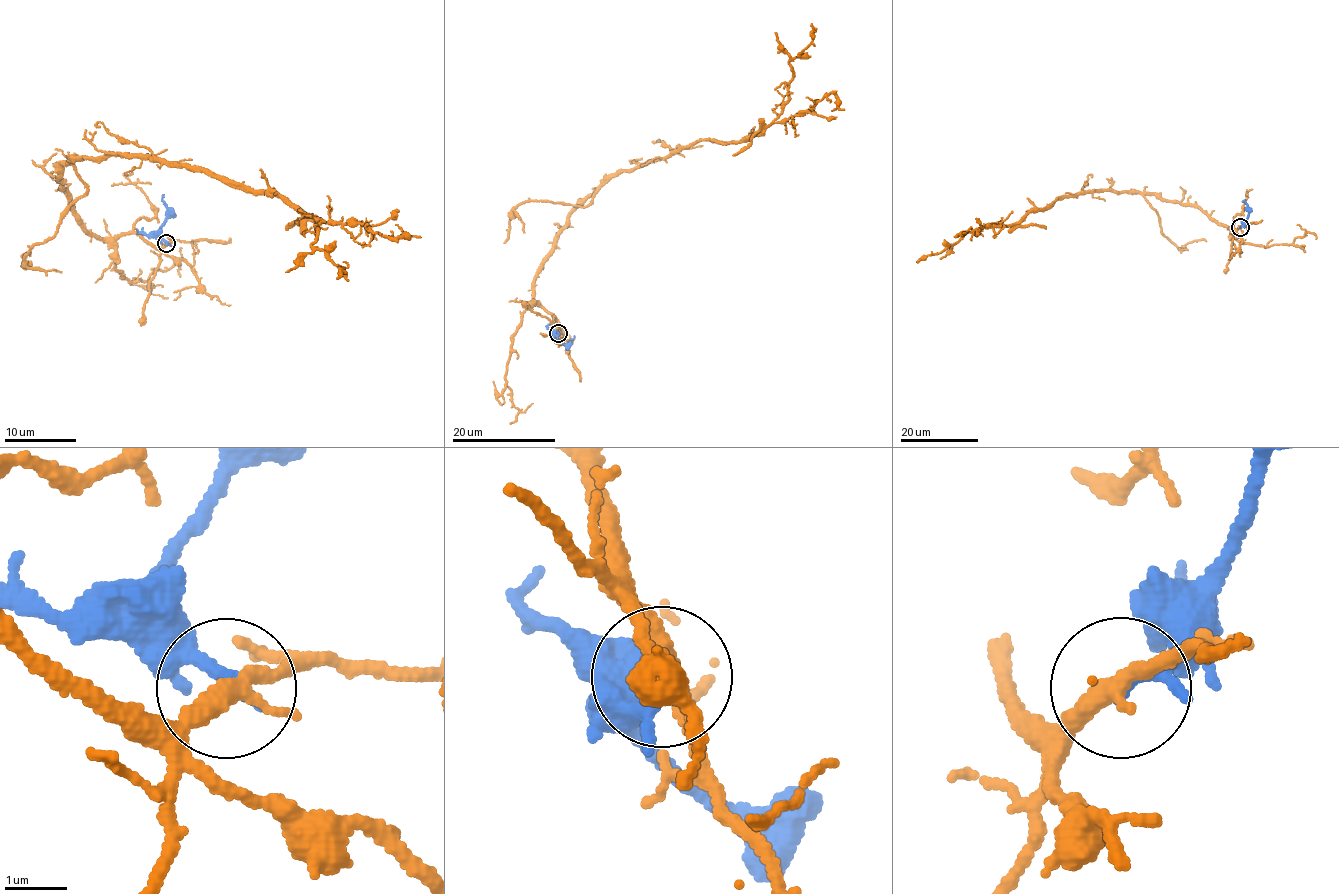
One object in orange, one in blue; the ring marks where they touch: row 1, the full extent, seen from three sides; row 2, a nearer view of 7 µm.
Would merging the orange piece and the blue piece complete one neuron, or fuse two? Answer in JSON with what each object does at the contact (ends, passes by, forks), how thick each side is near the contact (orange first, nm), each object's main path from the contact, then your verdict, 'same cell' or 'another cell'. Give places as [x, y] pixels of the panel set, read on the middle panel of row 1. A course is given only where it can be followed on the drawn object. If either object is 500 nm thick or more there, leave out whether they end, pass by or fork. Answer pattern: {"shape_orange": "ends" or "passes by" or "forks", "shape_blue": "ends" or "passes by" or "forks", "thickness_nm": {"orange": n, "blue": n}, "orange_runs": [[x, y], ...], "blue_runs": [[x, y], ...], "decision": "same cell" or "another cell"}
{"shape_orange": "passes by", "shape_blue": "passes by", "thickness_nm": {"orange": 320, "blue": 160}, "orange_runs": [[558, 332], [533, 277], [566, 215], [624, 171], [698, 141], [763, 134], [816, 29]], "blue_runs": [[558, 332], [557, 337], [563, 343], [569, 343], [574, 336]], "decision": "another cell"}

